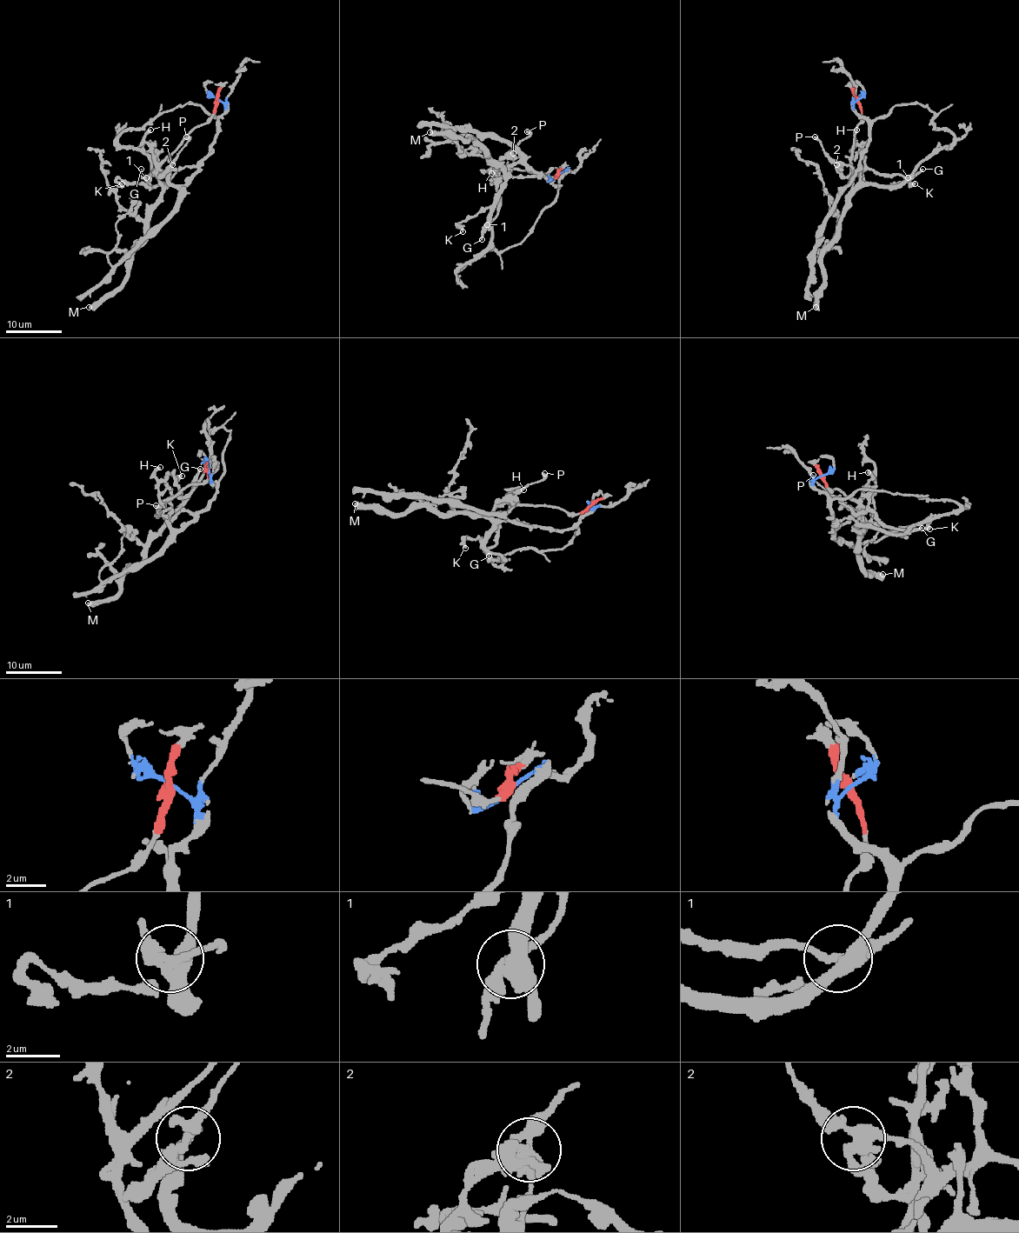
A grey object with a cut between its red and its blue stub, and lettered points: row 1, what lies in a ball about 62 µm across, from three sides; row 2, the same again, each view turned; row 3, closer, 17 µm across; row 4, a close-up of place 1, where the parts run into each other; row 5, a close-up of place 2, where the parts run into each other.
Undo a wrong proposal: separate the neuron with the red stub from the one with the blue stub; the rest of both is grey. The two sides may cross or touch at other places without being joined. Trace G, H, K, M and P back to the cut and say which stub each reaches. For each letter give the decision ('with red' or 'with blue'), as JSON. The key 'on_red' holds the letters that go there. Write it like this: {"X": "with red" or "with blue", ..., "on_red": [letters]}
{"G": "with blue", "H": "with red", "K": "with red", "M": "with red", "P": "with blue", "on_red": ["H", "K", "M"]}

